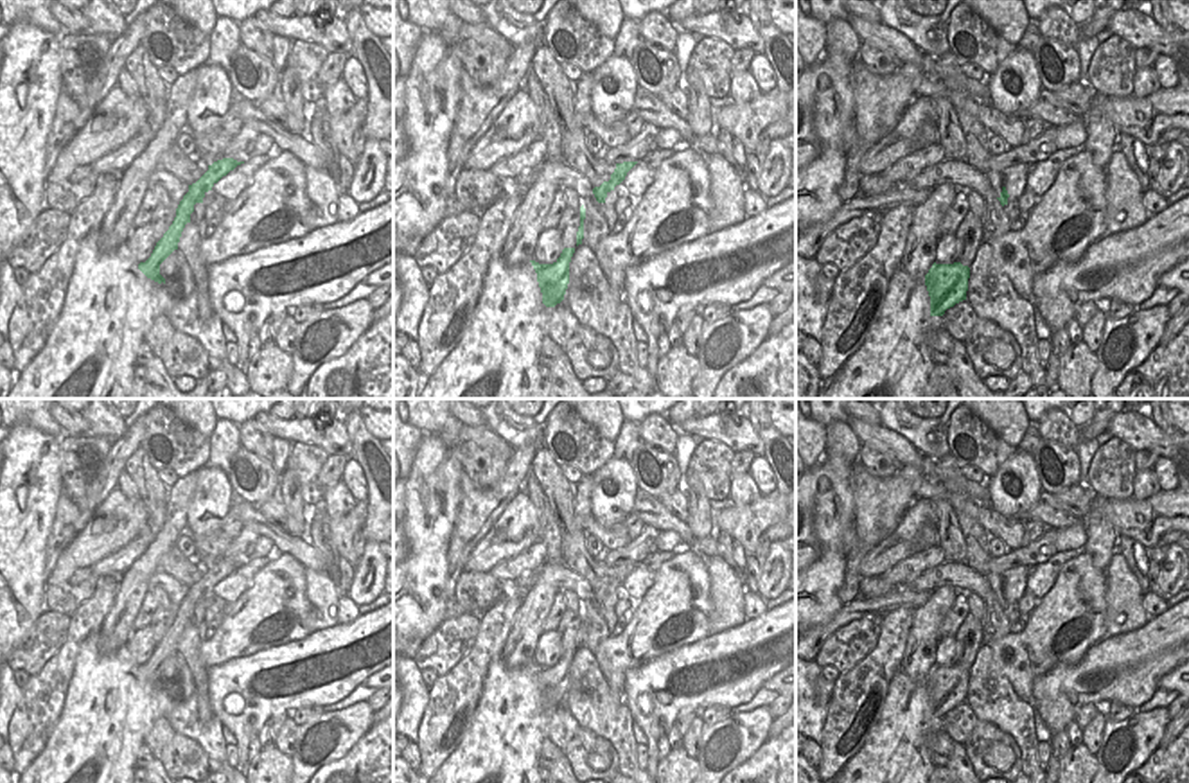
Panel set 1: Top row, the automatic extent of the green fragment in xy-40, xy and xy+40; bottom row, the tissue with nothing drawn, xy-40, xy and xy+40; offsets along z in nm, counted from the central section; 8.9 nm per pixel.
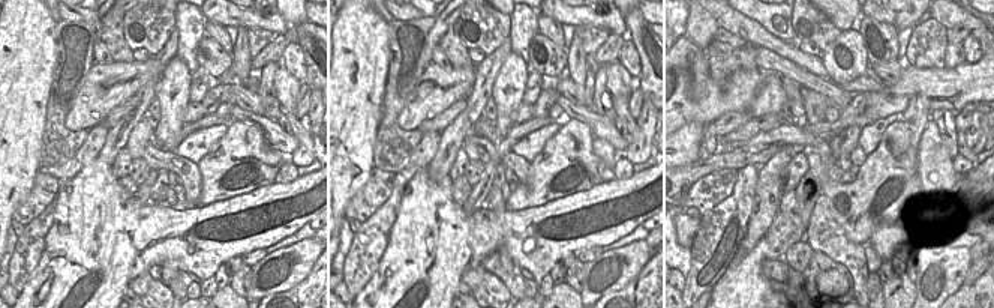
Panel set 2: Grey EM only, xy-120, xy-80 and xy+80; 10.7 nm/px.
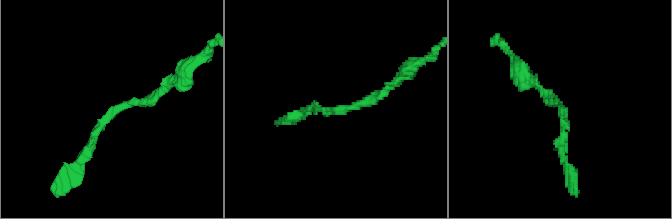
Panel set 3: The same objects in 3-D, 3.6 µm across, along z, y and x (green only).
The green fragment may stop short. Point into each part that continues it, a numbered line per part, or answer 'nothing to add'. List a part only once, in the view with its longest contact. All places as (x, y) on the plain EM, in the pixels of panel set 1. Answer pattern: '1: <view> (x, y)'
nothing to add.

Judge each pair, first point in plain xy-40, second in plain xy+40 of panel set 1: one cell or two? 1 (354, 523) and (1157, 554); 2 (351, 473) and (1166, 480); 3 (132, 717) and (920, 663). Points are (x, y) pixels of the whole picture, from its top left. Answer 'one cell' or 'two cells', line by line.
1: two cells
2: one cell
3: two cells

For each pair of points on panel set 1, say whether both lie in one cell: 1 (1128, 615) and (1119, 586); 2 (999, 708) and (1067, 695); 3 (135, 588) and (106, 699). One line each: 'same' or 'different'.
1: same
2: different
3: different

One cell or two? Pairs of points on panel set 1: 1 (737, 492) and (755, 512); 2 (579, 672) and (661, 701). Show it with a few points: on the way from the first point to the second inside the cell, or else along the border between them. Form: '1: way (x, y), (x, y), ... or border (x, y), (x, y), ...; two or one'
1: border (760, 496), (742, 505), (728, 503); two
2: border (622, 695), (634, 721); two

